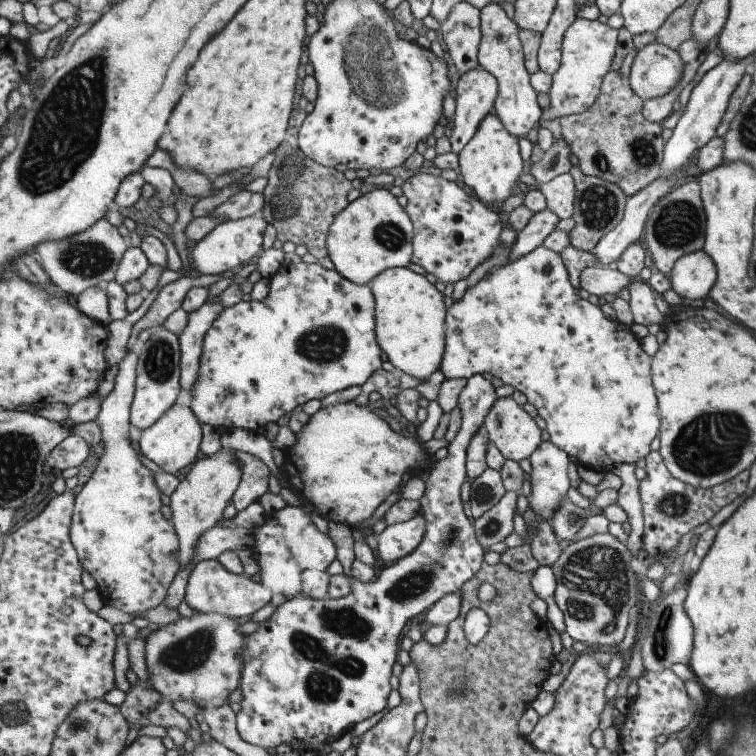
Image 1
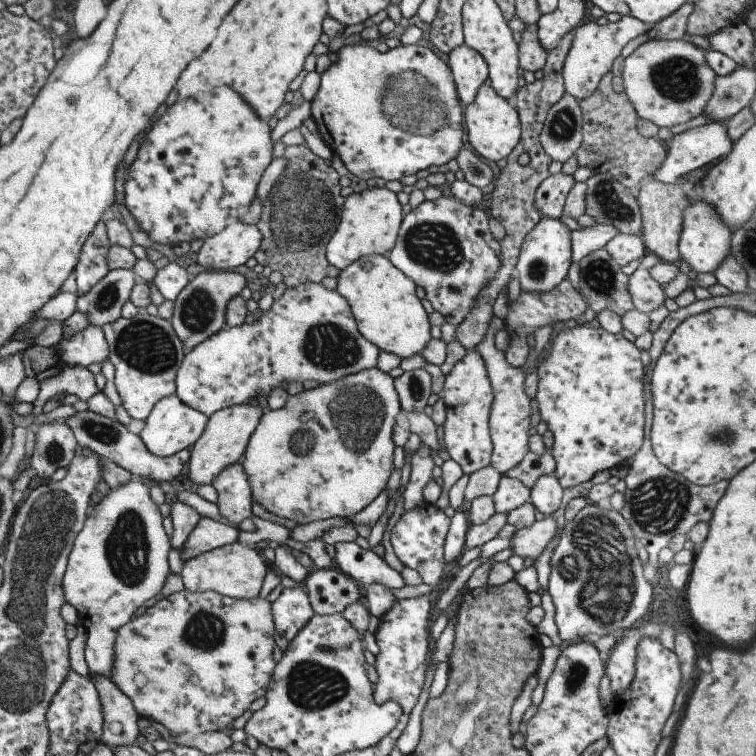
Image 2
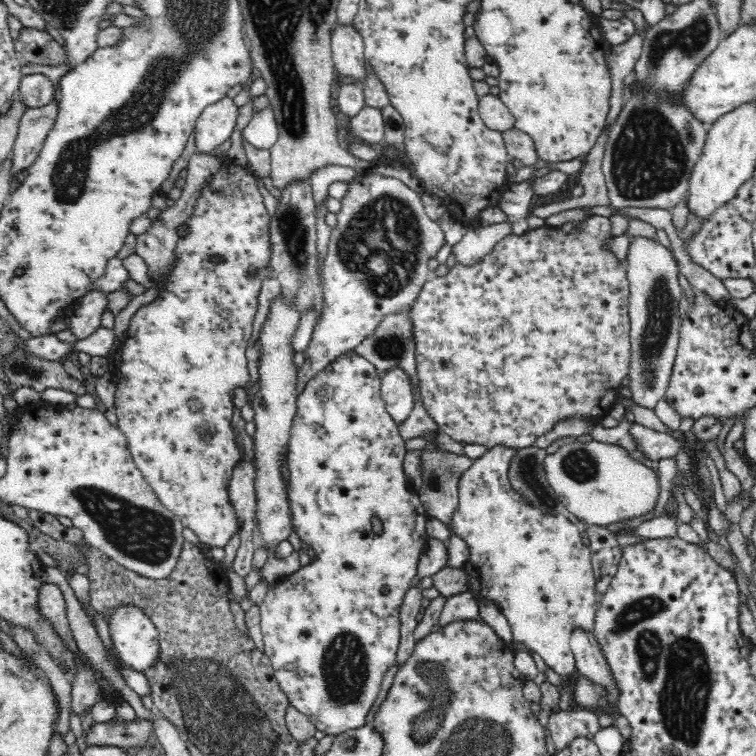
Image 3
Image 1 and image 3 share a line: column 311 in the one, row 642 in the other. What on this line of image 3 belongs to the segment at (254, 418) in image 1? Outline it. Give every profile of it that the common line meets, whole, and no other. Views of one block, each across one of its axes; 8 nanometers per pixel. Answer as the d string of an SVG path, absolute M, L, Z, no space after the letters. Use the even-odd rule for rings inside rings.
M356 350L340 354L333 362L317 372L305 385L304 390L297 396L297 412L294 415L290 429L290 438L286 461L290 471L290 486L288 499L294 530L300 540L314 549L317 559L305 560L302 568L286 576L282 581L269 587L267 595L260 604L260 625L264 636L265 654L273 666L274 677L288 697L291 705L305 714L318 730L324 734L337 734L365 725L366 714L381 691L384 676L390 667L396 663L401 640L401 607L402 600L412 580L418 572L418 561L428 538L426 535L426 518L424 503L407 482L404 476L403 460L407 453L405 441L398 433L398 424L388 414L381 397L381 377L373 364L360 355Z

